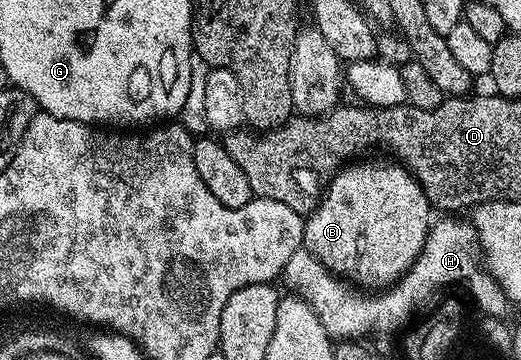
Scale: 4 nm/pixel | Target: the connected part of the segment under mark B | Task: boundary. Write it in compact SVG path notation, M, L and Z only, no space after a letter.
M399 164L393 166L345 165L337 170L316 203L315 210L307 215L304 224L303 249L309 250L333 274L361 288L387 288L406 271L424 250L434 207L428 202L426 192L418 180Z

